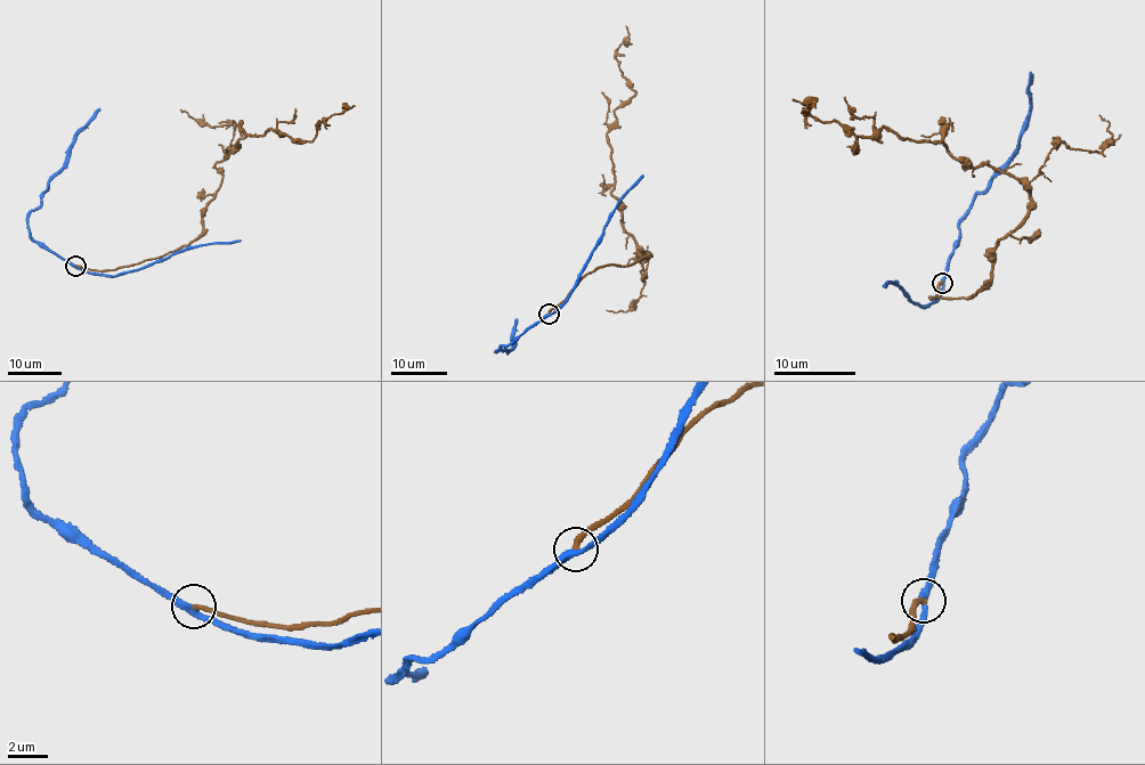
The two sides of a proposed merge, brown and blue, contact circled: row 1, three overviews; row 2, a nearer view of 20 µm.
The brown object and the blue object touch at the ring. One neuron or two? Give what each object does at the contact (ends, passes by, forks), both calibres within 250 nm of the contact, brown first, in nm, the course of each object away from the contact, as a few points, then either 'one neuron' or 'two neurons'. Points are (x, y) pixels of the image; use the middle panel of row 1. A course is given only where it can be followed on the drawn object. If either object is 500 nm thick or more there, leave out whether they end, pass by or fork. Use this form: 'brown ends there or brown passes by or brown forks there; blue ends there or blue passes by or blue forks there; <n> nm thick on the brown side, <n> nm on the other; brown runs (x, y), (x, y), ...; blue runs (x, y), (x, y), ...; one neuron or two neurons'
brown ends there; blue passes by; 280 nm thick on the brown side, 280 nm on the other; brown runs (547, 315), (585, 275), (648, 257), (636, 260), (611, 193), (608, 125), (635, 94), (616, 55), (626, 25); blue runs (547, 315), (496, 350), (505, 348), (508, 351), (513, 346), (510, 338), (516, 318); two neurons

